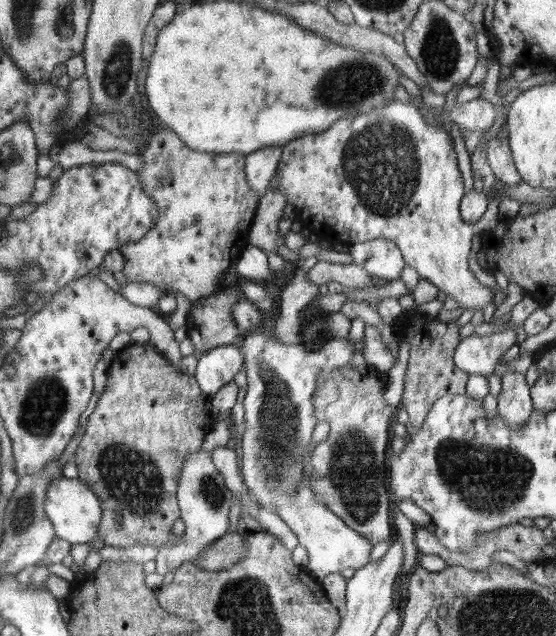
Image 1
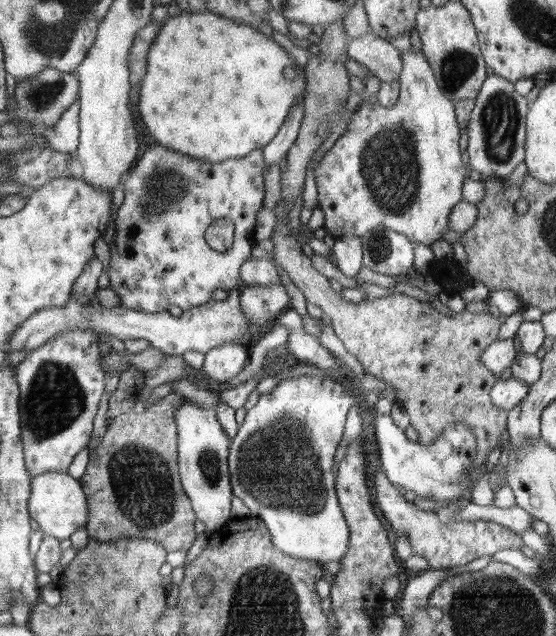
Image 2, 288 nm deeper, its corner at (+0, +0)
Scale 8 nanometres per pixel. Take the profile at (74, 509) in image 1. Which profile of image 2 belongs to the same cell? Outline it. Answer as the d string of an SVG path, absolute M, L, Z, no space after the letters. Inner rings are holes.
M59 472L41 474L31 482L31 500L27 502L27 510L31 510L31 518L35 520L37 528L45 532L45 536L59 540L69 538L79 526L85 526L89 514L87 496L83 494L81 482Z

